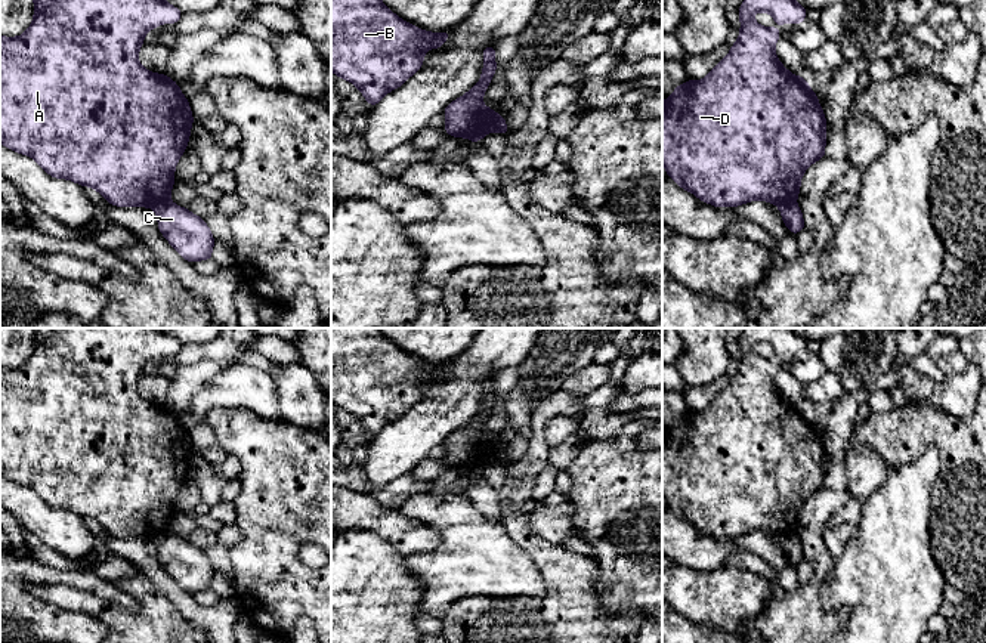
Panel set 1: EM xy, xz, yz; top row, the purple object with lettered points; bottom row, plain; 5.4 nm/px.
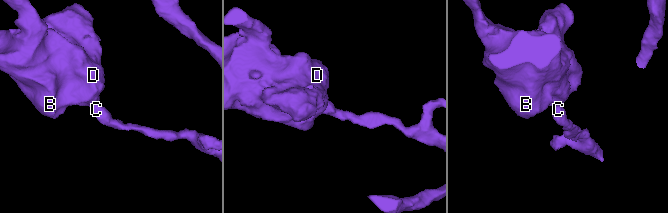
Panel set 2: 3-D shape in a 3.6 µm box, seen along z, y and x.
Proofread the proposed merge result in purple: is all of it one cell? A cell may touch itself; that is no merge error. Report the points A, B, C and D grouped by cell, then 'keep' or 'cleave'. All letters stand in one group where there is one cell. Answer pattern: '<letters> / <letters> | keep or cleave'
A B D / C | cleave

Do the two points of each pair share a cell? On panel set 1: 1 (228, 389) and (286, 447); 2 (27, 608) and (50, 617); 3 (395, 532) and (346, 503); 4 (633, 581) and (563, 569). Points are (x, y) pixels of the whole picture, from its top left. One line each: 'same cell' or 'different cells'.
1: different cells
2: same cell
3: same cell
4: different cells

